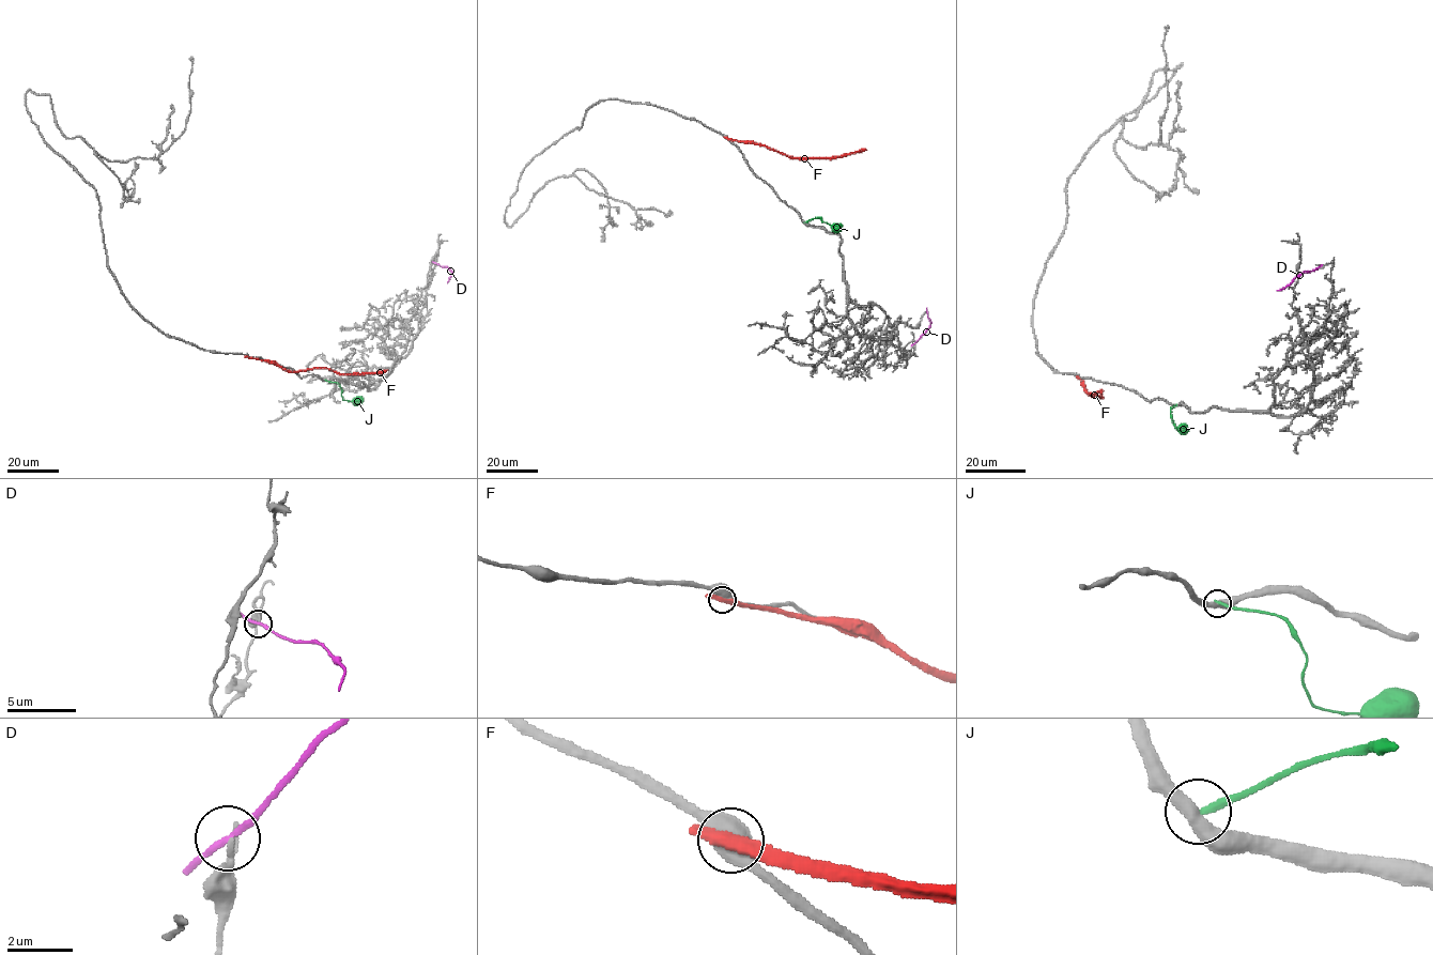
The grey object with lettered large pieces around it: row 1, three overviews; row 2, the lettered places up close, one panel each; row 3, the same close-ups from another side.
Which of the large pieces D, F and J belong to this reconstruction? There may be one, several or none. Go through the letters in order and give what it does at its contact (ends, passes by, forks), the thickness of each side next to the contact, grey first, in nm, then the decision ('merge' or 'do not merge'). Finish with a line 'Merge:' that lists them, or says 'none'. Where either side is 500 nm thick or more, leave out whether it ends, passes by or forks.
D: it passes by | 200/200 nm | do not merge
F: 600/320 nm | do not merge
J: it ends | 440/240 nm | do not merge
Merge: none

